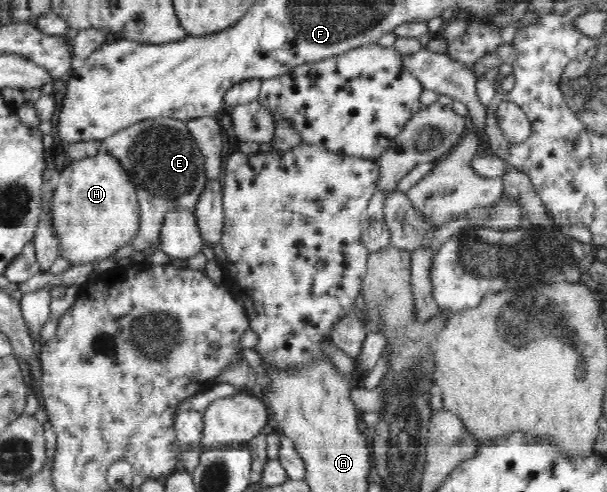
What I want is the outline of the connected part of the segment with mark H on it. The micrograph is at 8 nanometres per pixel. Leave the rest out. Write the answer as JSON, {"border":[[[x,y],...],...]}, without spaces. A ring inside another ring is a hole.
{"border":[[[103,148],[94,158],[62,161],[61,166],[60,182],[50,202],[59,255],[74,265],[104,263],[136,238],[141,216],[136,188],[123,164]]]}

